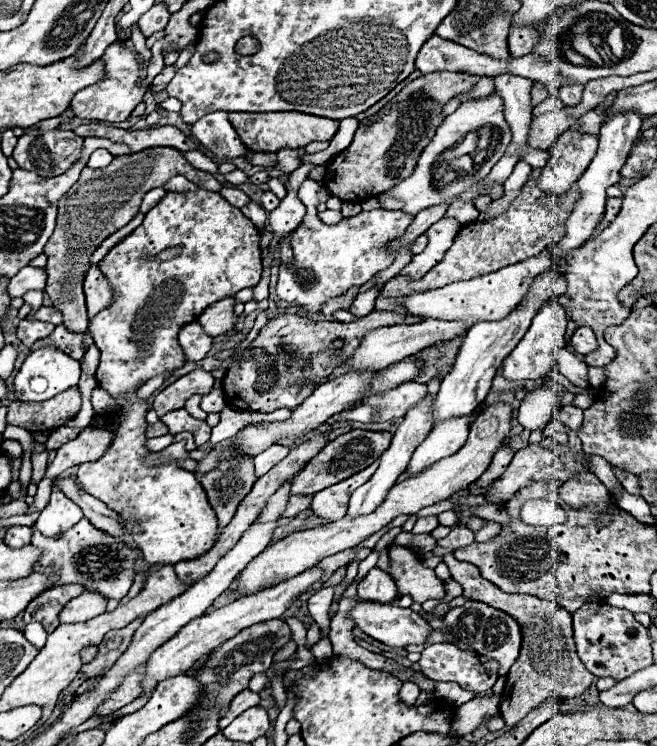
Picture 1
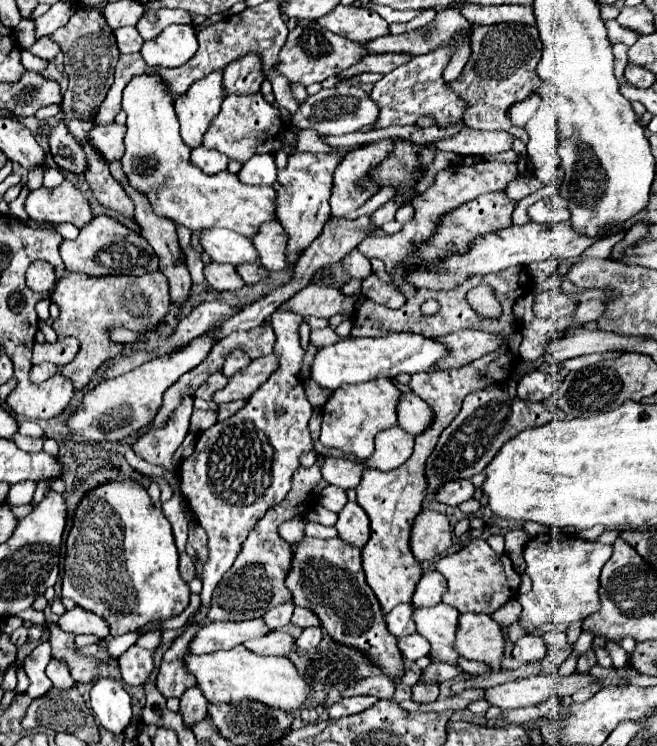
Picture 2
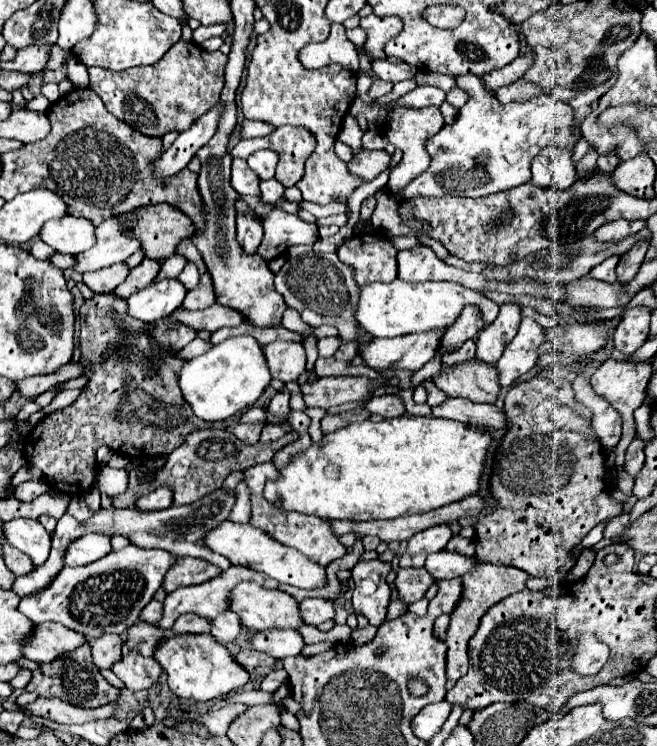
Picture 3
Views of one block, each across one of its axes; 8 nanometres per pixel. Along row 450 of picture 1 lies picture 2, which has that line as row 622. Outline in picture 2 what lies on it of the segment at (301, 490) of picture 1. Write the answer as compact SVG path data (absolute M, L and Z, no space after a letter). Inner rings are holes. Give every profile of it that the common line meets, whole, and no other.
M304 536L300 542L292 544L292 552L292 568L286 576L292 602L296 606L310 608L334 642L360 650L372 666L380 668L396 682L404 674L404 662L396 648L396 638L384 630L384 614L366 584L360 550L348 548L340 538L318 540Z

